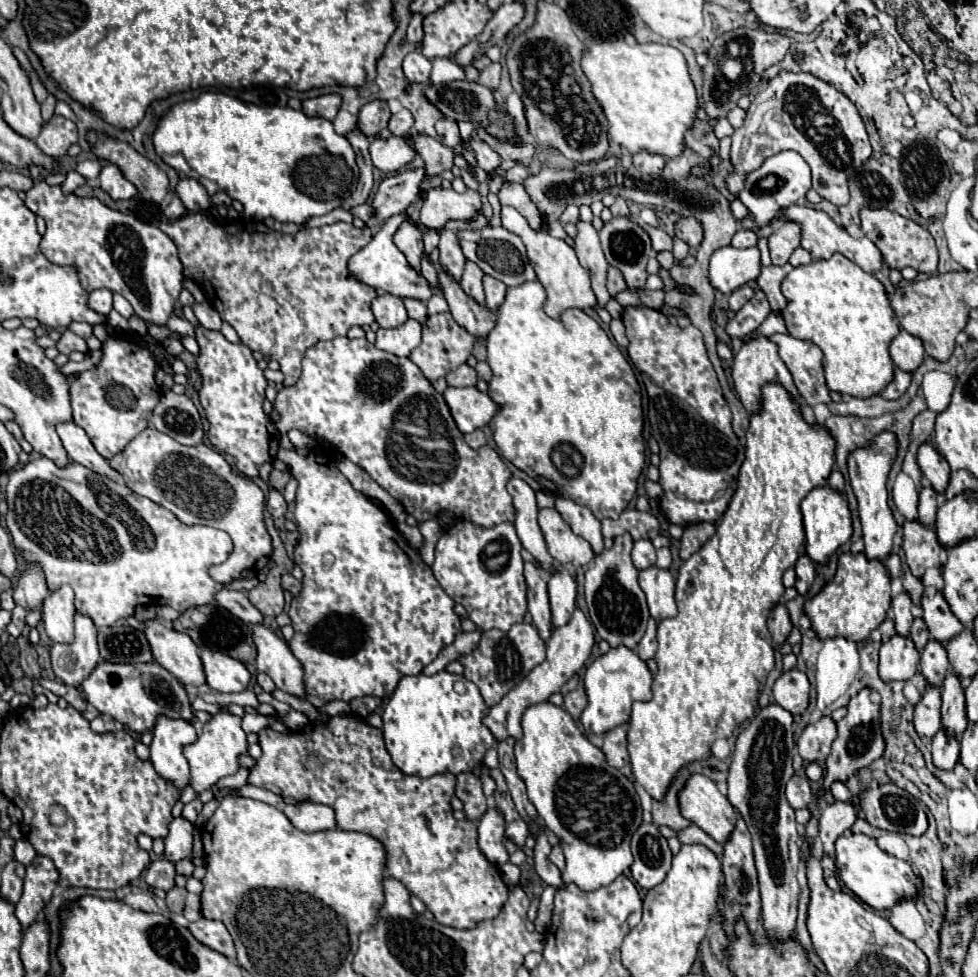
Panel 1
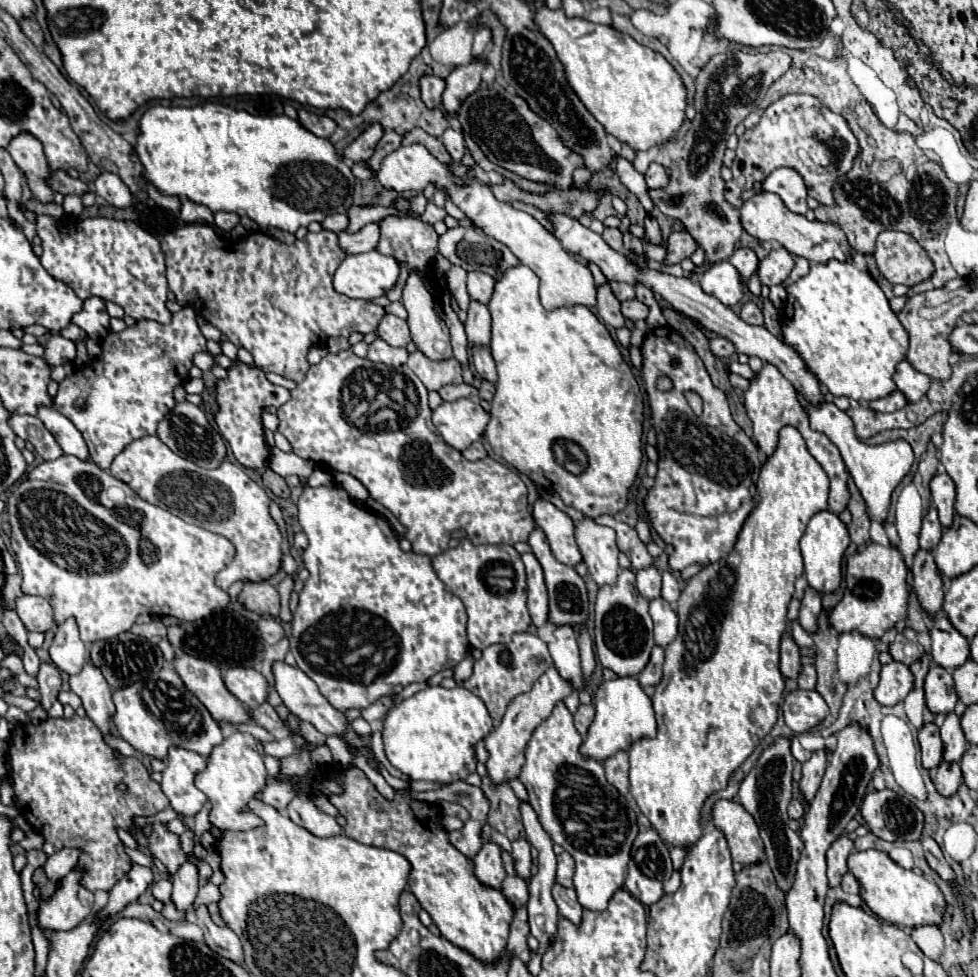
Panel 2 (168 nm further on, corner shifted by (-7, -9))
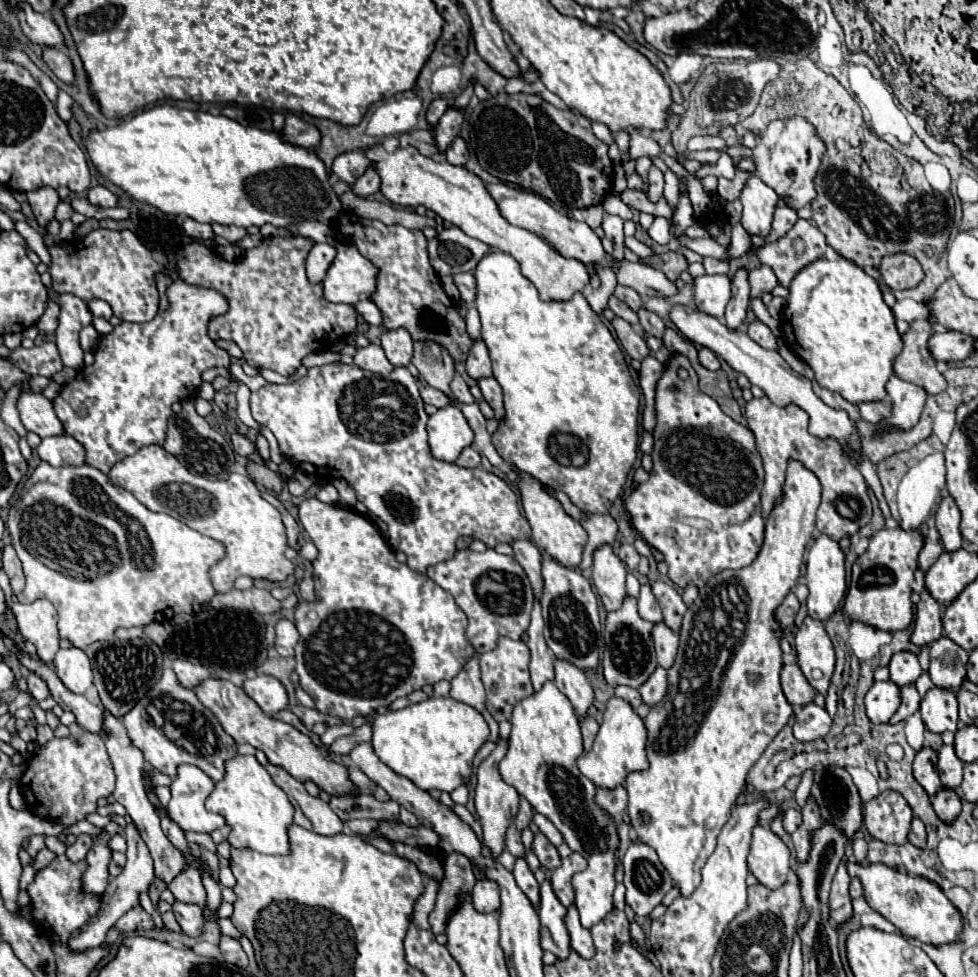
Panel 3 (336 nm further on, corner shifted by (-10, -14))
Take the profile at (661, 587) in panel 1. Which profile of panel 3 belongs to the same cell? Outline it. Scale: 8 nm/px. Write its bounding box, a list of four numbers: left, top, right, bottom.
[653,622,679,668]

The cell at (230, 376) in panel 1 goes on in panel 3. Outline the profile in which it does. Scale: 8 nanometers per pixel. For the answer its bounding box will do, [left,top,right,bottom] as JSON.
[231,432,257,458]

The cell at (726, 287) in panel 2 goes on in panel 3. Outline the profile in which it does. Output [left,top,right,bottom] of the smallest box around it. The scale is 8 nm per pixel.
[695,274,731,318]

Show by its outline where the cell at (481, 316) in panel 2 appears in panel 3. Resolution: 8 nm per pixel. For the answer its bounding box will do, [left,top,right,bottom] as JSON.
[467,340,491,380]

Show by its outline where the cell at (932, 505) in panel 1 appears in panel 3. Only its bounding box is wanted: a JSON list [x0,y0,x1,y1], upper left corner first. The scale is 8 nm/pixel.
[919,528,943,572]

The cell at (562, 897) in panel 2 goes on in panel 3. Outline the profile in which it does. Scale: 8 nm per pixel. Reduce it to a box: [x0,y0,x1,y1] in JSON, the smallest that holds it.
[565,904,595,958]

